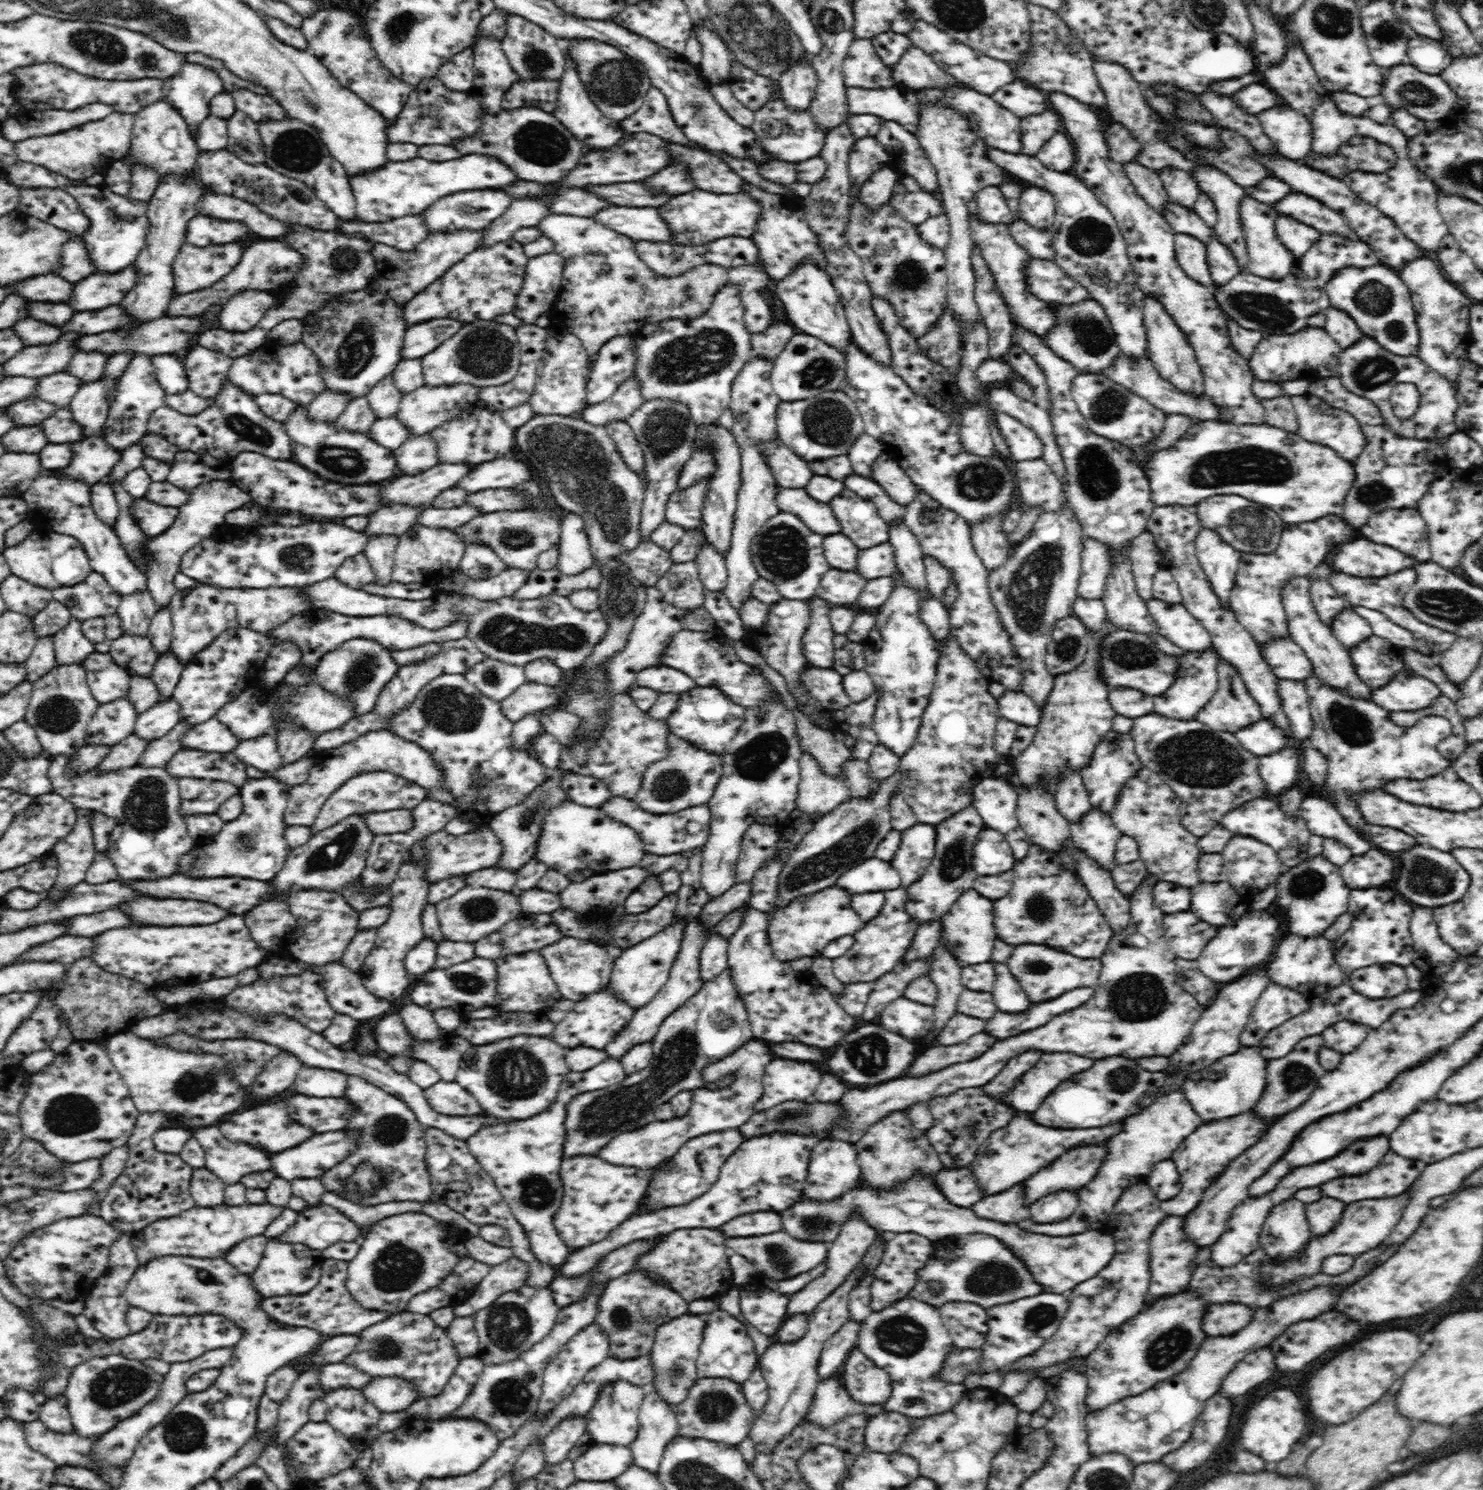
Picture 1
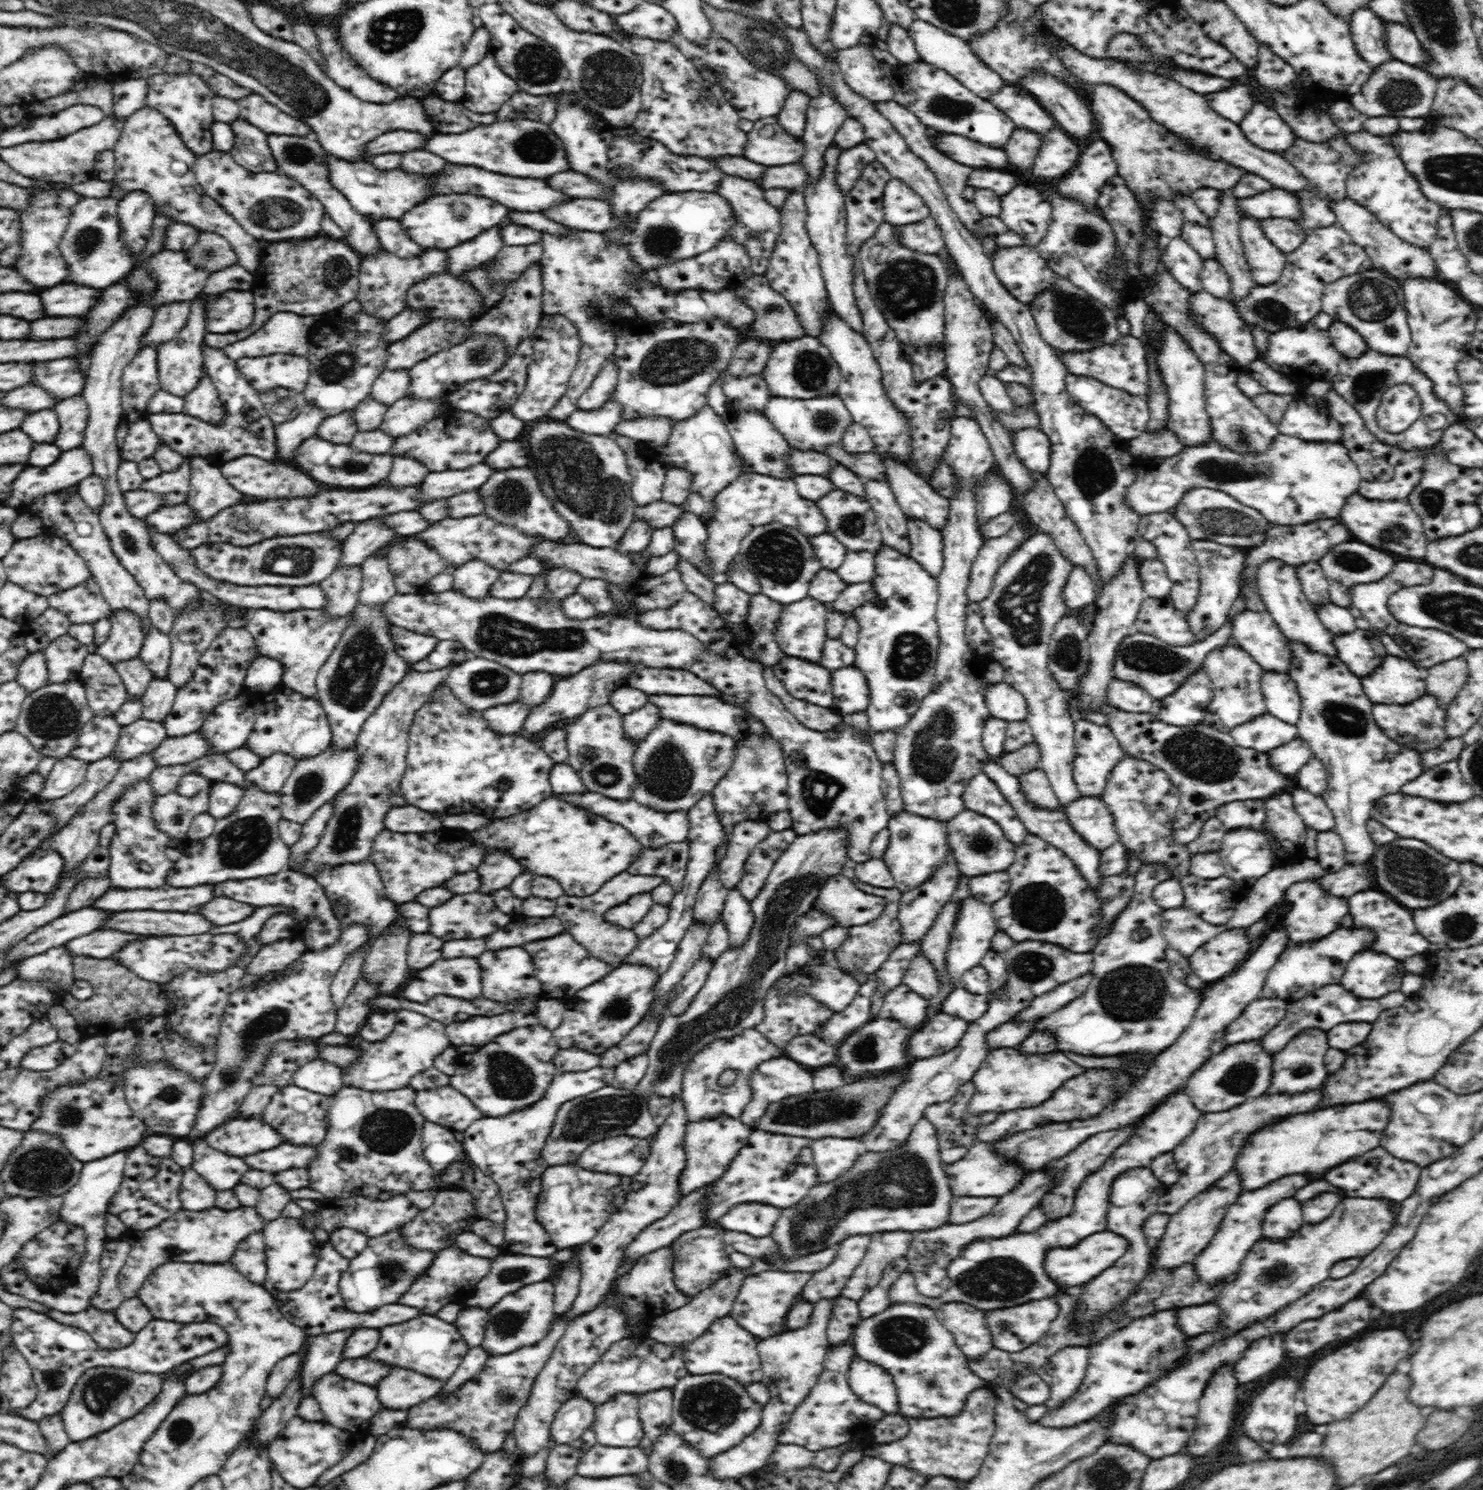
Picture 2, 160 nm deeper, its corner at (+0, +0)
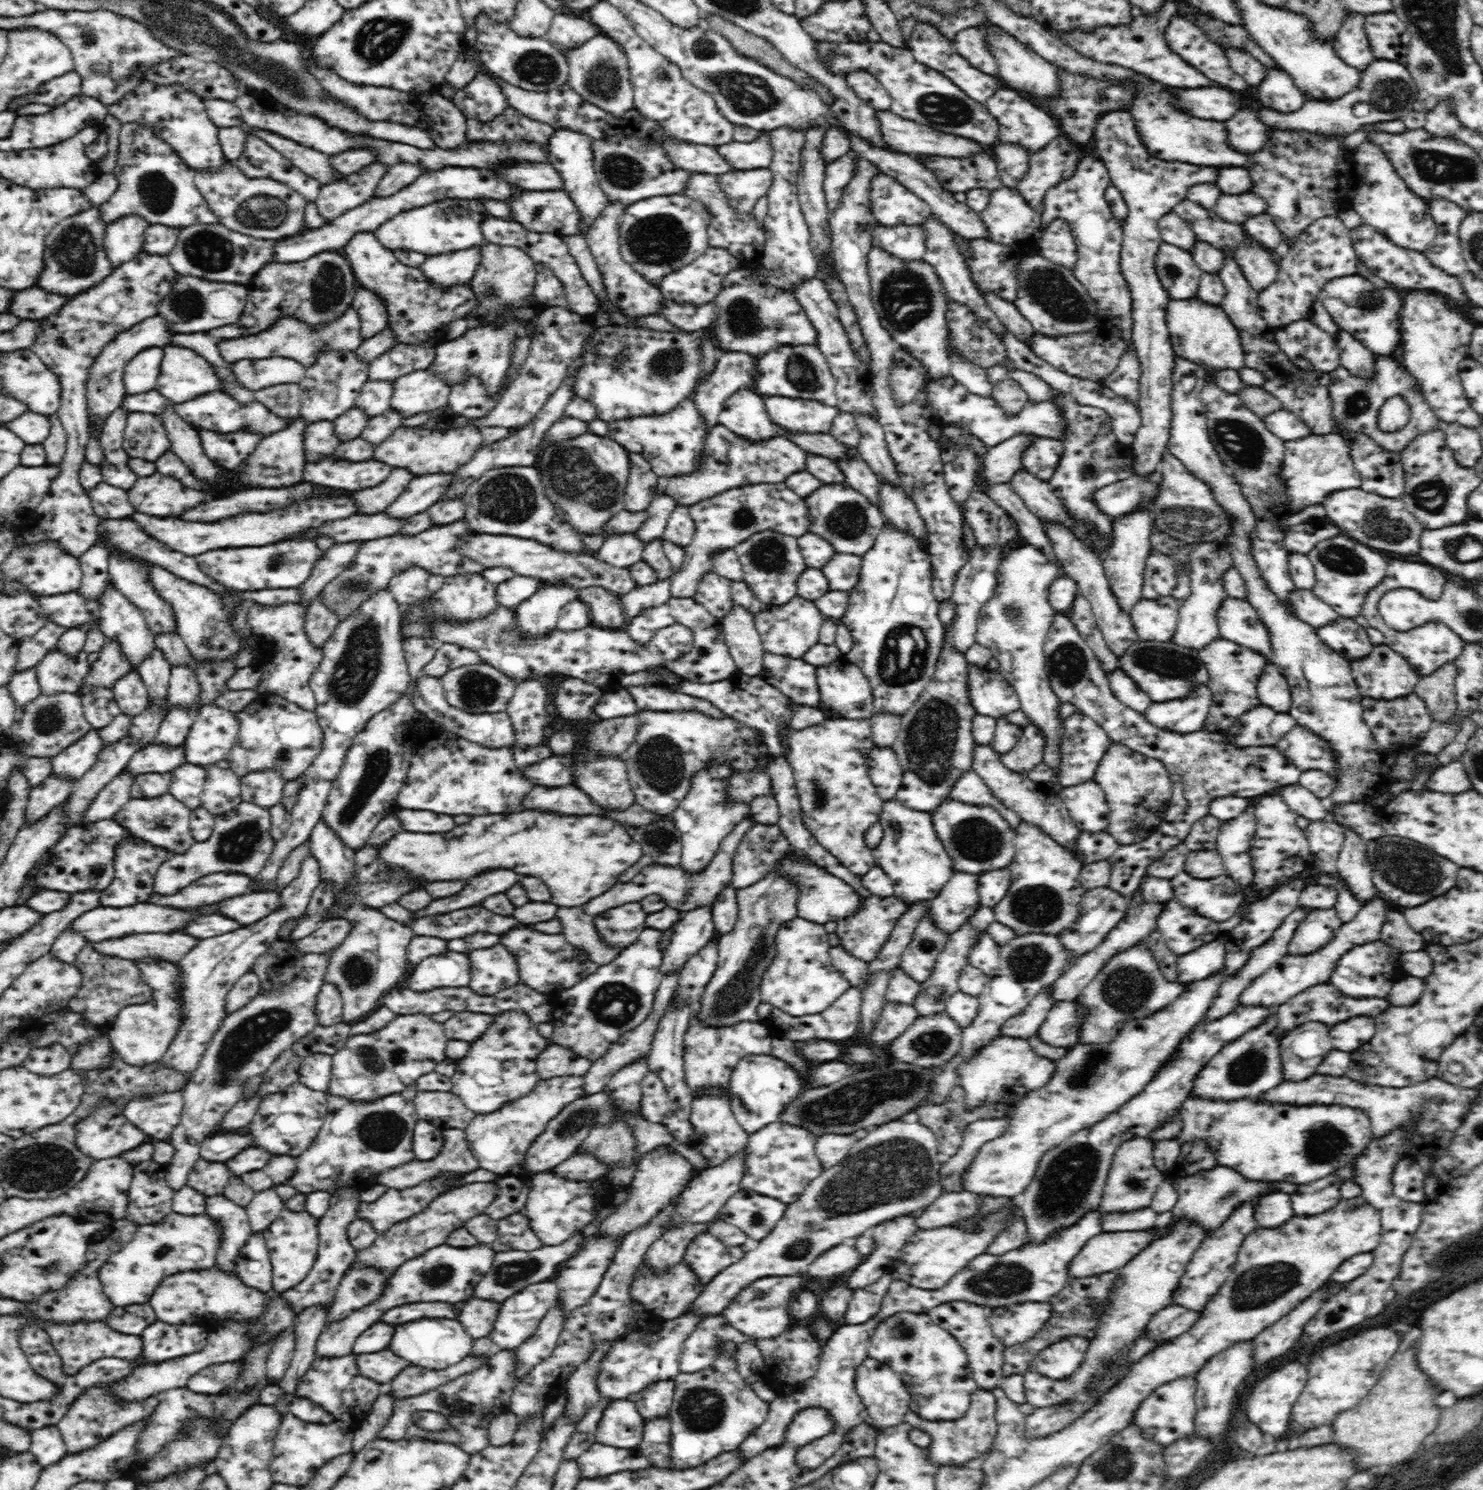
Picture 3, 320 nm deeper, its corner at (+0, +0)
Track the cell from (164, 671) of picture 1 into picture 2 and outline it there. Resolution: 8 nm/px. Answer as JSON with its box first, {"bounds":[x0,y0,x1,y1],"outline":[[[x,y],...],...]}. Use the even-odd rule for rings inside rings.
{"bounds":[141,678,177,722],"outline":[[[153,678],[144,692],[141,718],[152,722],[163,722],[171,711],[177,688],[168,678]]]}

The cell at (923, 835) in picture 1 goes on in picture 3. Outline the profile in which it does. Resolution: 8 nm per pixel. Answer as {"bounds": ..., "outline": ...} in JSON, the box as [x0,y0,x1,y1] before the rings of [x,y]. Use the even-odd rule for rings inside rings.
{"bounds":[872,799,956,904],"outline":[[[895,799],[888,800],[884,801],[879,823],[883,837],[872,852],[876,866],[892,881],[893,895],[907,904],[936,898],[956,871],[936,834],[931,814],[907,808]]]}

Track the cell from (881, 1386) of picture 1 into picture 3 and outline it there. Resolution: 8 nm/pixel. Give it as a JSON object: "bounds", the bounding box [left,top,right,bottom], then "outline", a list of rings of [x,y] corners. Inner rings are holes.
{"bounds":[854,1357,912,1431],"outline":[[[868,1357],[856,1369],[854,1380],[856,1392],[859,1394],[862,1404],[873,1420],[873,1426],[877,1430],[881,1431],[906,1422],[905,1414],[909,1411],[908,1408],[912,1397],[910,1397],[909,1390],[904,1382],[892,1367]]]}

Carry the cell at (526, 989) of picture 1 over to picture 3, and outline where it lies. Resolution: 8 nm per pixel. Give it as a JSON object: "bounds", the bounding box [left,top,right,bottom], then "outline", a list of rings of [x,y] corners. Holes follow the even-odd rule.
{"bounds":[468,944,518,994],"outline":[[[502,944],[472,950],[468,952],[468,958],[472,966],[470,988],[476,994],[496,994],[502,988],[518,984],[516,960]]]}

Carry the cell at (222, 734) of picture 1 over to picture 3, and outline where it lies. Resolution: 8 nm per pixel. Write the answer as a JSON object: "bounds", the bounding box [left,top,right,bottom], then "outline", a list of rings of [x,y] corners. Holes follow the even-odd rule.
{"bounds":[123,744,186,775],"outline":[[[152,744],[136,752],[123,772],[130,773],[130,775],[166,773],[175,770],[182,764],[186,764],[184,746],[164,747]]]}

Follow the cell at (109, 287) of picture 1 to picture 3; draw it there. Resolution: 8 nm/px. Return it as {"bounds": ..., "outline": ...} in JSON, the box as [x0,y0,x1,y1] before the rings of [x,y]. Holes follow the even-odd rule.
{"bounds":[8,288,72,322],"outline":[[[28,288],[28,290],[18,290],[14,294],[14,300],[8,308],[10,315],[18,317],[20,321],[30,320],[39,322],[50,314],[58,314],[62,306],[68,304],[72,297],[66,295],[52,294],[40,288]]]}

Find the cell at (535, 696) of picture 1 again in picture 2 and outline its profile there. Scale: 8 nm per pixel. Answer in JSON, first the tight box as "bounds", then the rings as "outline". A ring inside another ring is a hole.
{"bounds":[481,700,530,735],"outline":[[[516,700],[481,711],[483,719],[491,726],[492,731],[502,735],[520,735],[530,708]]]}

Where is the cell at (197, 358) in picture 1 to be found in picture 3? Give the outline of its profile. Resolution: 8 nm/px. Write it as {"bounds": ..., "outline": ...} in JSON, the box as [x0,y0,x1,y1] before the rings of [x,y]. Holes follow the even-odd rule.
{"bounds":[173,391,295,436],"outline":[[[222,391],[210,392],[203,396],[198,396],[189,402],[173,405],[176,414],[183,418],[193,428],[198,426],[200,429],[214,430],[214,432],[236,432],[236,430],[249,430],[262,436],[270,436],[274,432],[284,430],[286,426],[290,426],[295,418],[282,418],[276,415],[274,411],[268,410],[264,404],[260,402],[250,402],[250,404],[239,404]]]}

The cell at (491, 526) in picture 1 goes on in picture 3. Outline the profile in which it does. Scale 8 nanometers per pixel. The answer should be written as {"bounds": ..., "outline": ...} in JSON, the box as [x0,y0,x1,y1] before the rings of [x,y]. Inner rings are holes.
{"bounds":[321,519,484,621],"outline":[[[460,519],[444,526],[430,526],[428,529],[413,536],[396,534],[364,541],[354,560],[321,590],[325,608],[342,621],[352,612],[356,612],[362,602],[366,602],[376,590],[388,588],[390,578],[408,570],[410,566],[419,566],[430,575],[440,574],[444,577],[479,573],[484,569],[479,562],[464,558],[457,552],[457,544],[464,540],[466,534],[478,534],[470,531],[465,520]]]}

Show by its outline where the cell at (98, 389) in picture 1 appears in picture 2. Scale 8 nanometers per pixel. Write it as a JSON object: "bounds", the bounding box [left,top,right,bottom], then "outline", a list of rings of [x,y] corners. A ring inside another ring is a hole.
{"bounds":[53,395,88,452],"outline":[[[82,395],[60,401],[54,406],[54,412],[60,423],[58,436],[53,440],[53,445],[62,452],[81,446],[87,427],[88,405]]]}

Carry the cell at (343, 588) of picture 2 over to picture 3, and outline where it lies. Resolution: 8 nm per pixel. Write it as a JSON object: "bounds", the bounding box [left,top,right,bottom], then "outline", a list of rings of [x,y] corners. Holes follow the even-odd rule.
{"bounds":[304,593,339,648],"outline":[[[319,593],[307,608],[304,630],[309,642],[316,648],[323,648],[339,622],[338,617],[325,608],[322,595]]]}

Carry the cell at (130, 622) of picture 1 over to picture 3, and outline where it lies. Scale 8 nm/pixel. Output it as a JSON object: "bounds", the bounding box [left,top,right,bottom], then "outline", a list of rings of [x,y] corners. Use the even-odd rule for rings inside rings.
{"bounds":[82,639,131,688],"outline":[[[107,639],[99,650],[98,659],[91,663],[82,685],[113,688],[117,680],[131,671],[131,664],[127,658],[128,656],[121,653],[117,640]]]}

